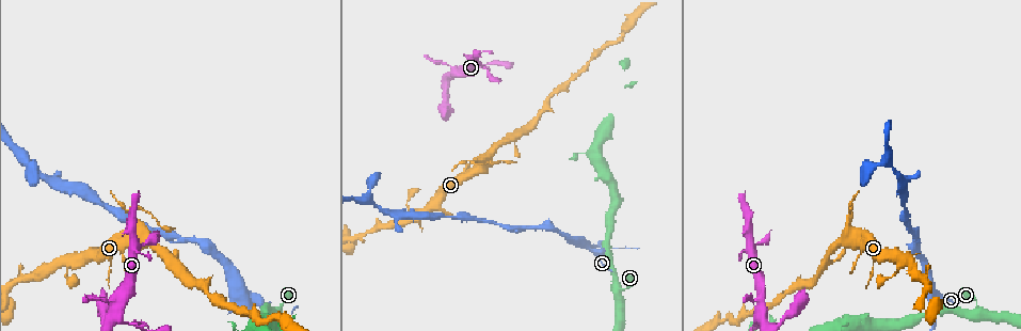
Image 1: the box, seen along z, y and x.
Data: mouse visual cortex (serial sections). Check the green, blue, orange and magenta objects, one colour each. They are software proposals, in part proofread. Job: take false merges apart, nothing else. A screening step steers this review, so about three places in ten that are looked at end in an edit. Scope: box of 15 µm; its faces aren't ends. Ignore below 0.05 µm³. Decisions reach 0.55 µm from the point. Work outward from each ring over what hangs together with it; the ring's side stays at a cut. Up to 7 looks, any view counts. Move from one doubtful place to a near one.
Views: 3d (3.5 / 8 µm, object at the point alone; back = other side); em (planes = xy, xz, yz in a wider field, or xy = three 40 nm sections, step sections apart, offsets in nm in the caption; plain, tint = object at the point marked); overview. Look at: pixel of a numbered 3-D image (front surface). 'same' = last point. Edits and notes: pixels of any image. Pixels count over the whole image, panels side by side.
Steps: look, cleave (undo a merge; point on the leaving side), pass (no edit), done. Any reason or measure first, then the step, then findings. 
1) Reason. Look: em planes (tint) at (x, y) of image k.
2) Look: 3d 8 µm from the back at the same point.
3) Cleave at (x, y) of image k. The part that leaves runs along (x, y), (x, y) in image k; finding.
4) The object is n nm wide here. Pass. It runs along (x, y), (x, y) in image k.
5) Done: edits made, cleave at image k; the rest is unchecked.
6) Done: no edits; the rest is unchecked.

Thin neck. Look: 3d 3.5 µm at (146, 245) of image 1.

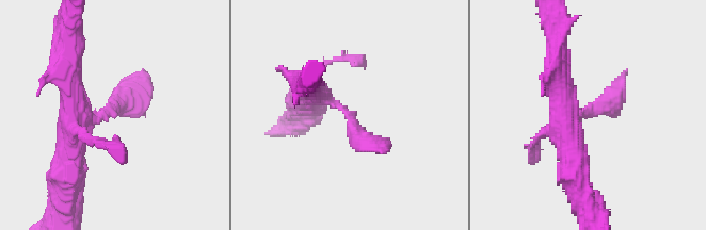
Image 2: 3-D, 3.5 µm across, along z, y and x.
Need the tissue. Look: em planes (tint) at (584, 112) of image 2.

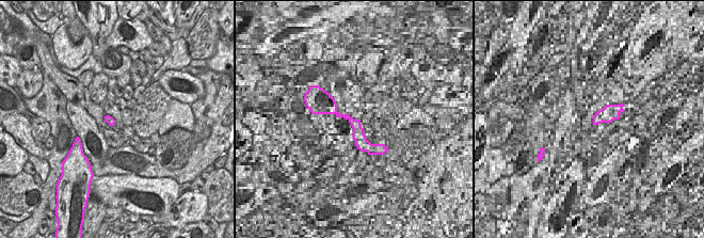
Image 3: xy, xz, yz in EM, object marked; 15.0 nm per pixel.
Pass. It runs along (68, 152), (141, 77) in image 2; continuous, no second cell.

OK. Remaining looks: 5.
Sharp bend. Look: 3d 3.5 µm at (850, 213) of image 1.

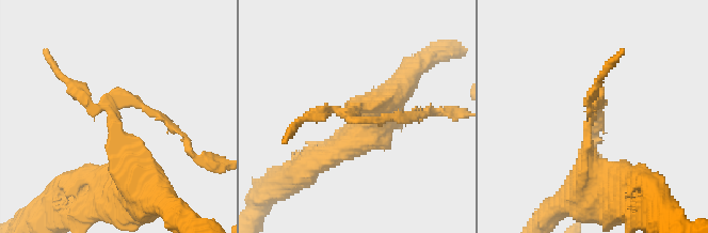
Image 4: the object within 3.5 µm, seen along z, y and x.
Now the EM. Look: em xy step 1 (tint) at (589, 118) of image 4.

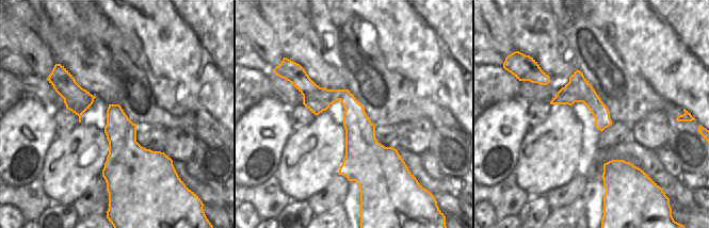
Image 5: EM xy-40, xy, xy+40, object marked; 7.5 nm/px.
The object is 260 nm wide here. Pass. It runs along (301, 71), (354, 110), (363, 186) in image 5; all the same cell.

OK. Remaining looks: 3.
Sharp bend. Look: 3d 3.5 µm at (400, 214) of image 1.

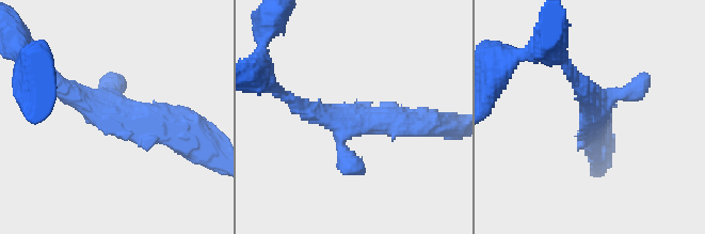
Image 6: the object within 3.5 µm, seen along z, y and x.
Look: em xy step 1 (tint) at (114, 118) of image 6.

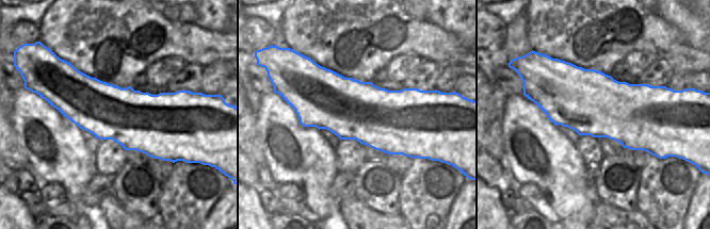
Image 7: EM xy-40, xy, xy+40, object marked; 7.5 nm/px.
Cut it another way. Look: em planes (tint) at the same point.

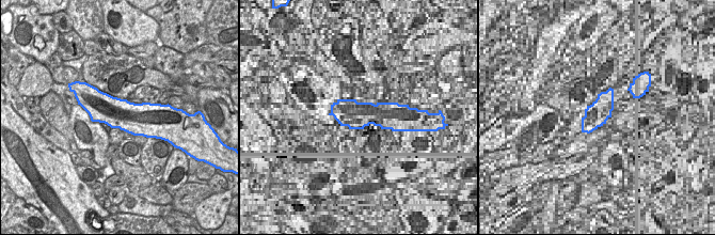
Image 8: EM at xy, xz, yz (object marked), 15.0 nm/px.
Pass. It runs along (185, 129), (106, 116), (57, 83) in image 6; all the same cell.

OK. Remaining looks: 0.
Done: no edits; the rest is unchecked.

